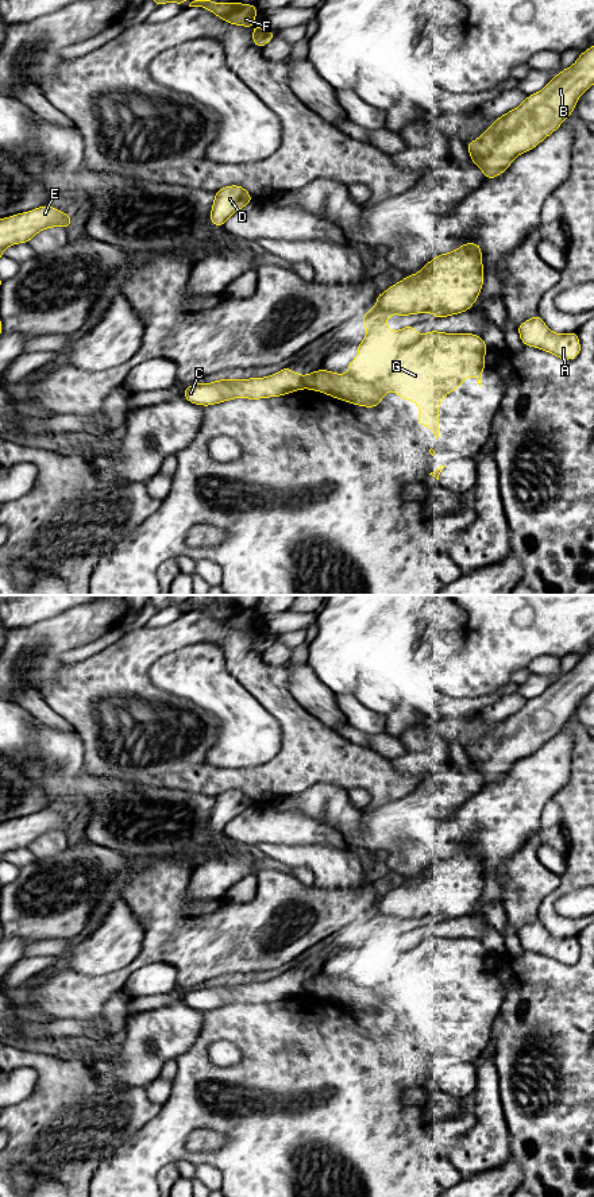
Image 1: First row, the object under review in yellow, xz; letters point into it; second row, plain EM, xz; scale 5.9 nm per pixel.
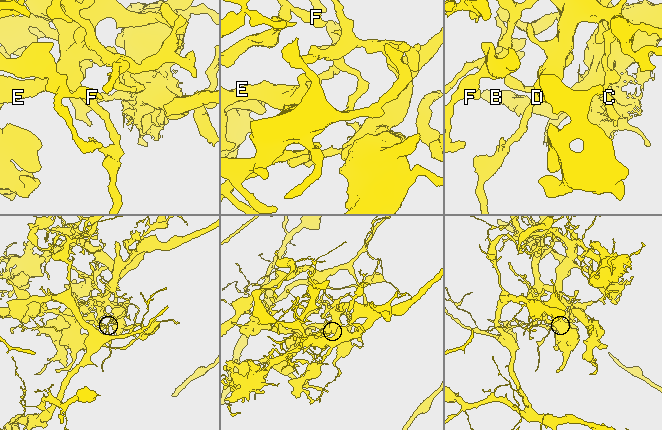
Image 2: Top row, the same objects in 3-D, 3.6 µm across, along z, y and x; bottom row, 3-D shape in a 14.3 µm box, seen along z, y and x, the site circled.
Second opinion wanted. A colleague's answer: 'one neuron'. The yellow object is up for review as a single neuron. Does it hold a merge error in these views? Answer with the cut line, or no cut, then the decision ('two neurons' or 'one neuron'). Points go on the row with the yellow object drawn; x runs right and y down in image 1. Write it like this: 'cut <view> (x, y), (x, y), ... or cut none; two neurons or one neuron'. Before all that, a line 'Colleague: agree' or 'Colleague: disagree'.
Colleague: disagree
cut xz (304, 377), (303, 387); two neurons

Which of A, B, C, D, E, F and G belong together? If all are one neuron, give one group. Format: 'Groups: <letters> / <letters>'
Groups: A B G / C D E F

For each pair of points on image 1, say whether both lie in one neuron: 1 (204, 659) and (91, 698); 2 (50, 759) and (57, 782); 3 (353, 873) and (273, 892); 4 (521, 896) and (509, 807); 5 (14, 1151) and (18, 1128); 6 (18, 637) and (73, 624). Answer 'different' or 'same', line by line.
1: different
2: same
3: different
4: different
5: same
6: same

